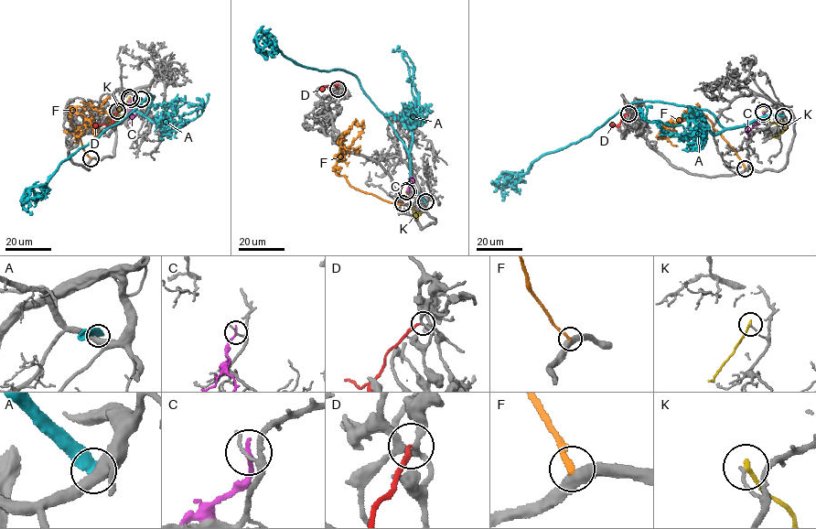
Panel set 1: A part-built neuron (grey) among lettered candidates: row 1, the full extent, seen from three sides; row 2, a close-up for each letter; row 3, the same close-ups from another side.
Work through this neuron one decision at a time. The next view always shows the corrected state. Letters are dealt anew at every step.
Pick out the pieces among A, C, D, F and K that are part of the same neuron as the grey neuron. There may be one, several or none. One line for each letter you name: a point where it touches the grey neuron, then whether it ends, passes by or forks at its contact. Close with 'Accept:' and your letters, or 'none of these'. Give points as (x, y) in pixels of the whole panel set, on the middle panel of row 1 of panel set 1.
Accept: none of these

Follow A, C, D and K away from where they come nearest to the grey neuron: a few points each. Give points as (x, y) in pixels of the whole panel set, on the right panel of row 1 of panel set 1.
A: (783, 115), (725, 128), (705, 110), (638, 101), (527, 171), (503, 171), (511, 179), (501, 188)
C: (763, 113), (748, 131), (750, 135)
D: (628, 113), (617, 125), (612, 125)
K: (763, 112), (770, 123), (785, 128), (776, 137), (771, 136)

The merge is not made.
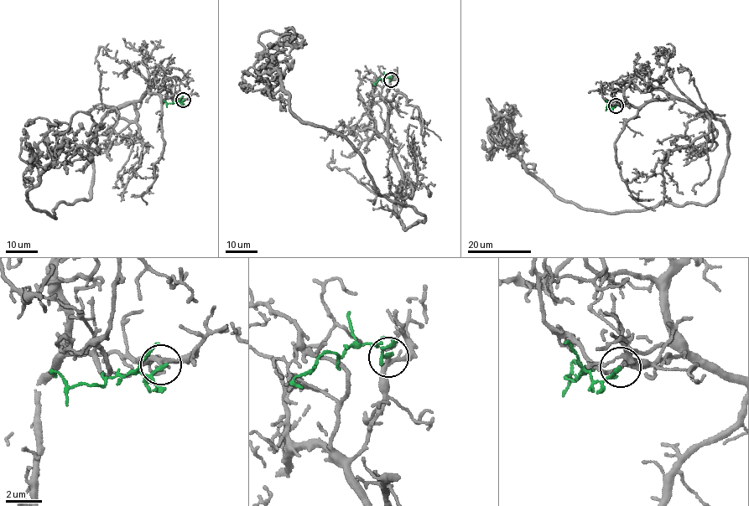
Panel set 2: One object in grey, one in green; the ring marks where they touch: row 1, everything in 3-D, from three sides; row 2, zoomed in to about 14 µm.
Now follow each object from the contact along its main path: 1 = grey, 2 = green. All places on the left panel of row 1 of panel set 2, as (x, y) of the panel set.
1: (183, 100), (148, 91), (109, 111), (90, 198), (33, 209), (70, 117), (101, 129)
2: (183, 100), (180, 103), (164, 102)

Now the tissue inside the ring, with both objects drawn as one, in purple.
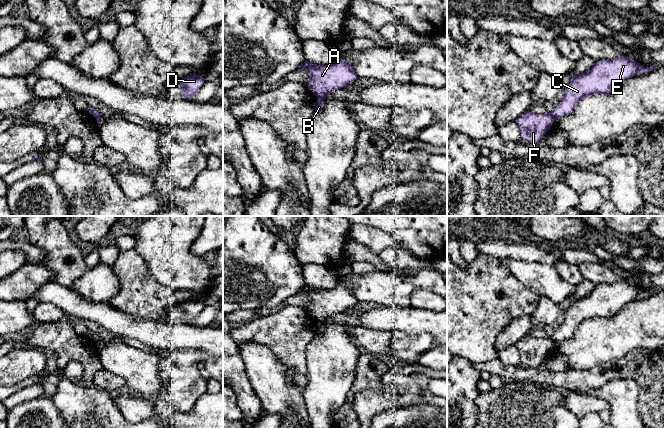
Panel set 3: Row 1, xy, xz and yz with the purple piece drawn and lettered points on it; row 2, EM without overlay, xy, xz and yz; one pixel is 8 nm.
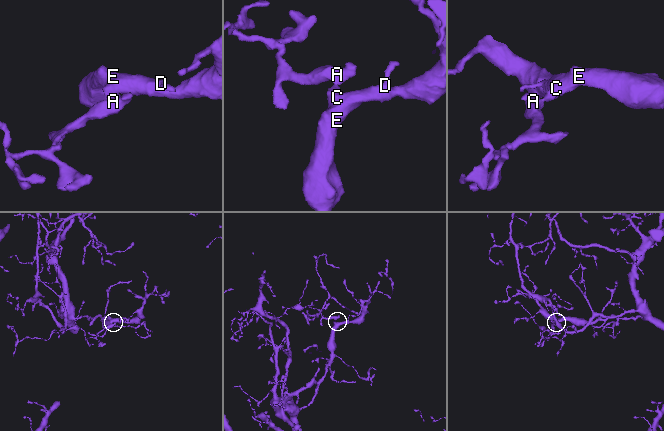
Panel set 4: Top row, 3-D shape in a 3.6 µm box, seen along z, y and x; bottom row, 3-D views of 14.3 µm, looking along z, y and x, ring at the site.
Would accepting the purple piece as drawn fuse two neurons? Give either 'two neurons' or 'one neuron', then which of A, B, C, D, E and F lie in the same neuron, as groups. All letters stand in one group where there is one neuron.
two neurons; groups A F / B C D E

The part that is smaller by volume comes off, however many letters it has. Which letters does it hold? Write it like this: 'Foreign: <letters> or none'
Foreign: A, F

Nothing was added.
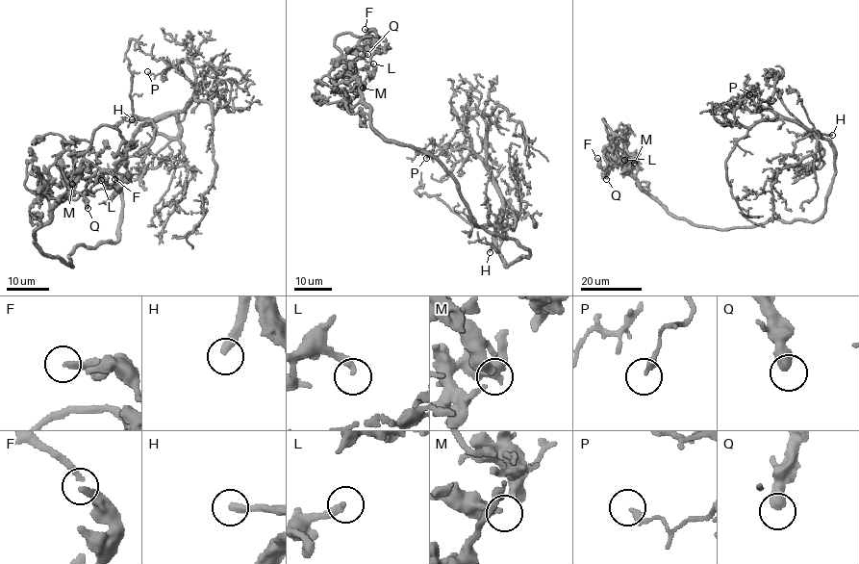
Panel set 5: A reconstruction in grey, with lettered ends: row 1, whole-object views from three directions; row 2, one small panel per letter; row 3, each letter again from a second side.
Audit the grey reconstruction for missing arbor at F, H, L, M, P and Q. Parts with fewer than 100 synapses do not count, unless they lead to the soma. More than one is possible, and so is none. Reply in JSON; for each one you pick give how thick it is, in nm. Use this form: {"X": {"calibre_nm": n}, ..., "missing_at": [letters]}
{"H": {"calibre_nm": 280}, "missing_at": ["H"]}

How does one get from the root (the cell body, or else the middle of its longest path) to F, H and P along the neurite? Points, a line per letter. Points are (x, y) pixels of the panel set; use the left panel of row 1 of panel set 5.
F: (110, 242), (73, 247), (69, 267), (42, 254), (35, 235), (85, 161), (113, 176), (118, 192), (114, 179)
H: (110, 242), (118, 241), (119, 234), (122, 196), (117, 164), (134, 132), (148, 121), (132, 119)
P: (110, 242), (119, 234), (117, 164), (134, 132), (185, 111), (198, 97), (180, 69), (147, 71)

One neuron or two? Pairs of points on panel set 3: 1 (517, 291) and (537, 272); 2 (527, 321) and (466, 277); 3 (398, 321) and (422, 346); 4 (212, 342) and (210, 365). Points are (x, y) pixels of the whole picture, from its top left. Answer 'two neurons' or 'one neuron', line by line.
1: two neurons
2: two neurons
3: two neurons
4: two neurons

